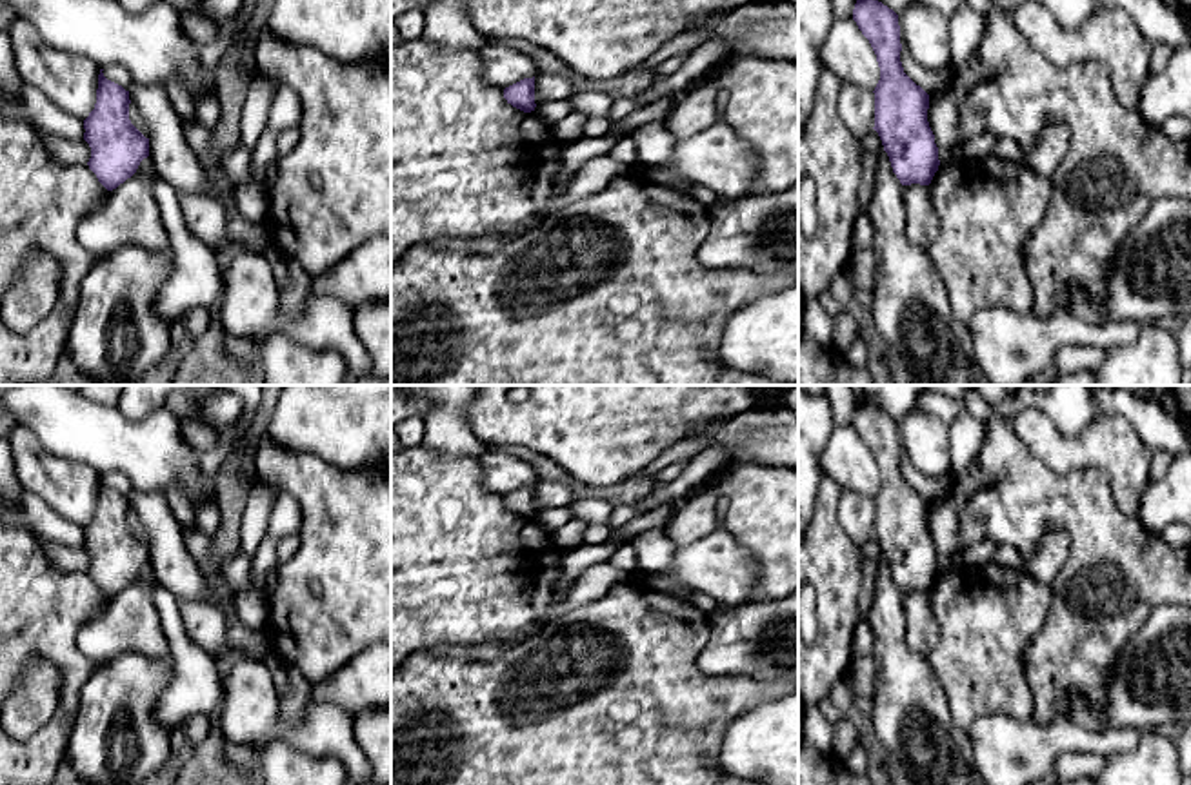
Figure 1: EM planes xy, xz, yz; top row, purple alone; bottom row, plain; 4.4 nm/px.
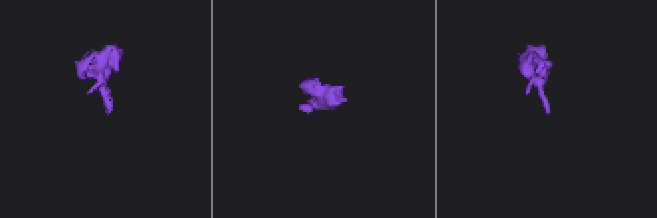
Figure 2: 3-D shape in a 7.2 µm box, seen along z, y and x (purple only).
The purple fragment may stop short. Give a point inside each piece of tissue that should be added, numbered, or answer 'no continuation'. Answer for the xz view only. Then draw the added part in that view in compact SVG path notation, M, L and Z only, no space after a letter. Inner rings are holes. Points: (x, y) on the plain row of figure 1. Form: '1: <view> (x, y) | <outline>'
no continuation

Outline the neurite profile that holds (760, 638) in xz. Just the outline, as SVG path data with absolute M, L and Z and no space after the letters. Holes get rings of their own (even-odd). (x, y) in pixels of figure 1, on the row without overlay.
M798 589L773 601L709 612L711 638L696 665L707 676L798 683Z

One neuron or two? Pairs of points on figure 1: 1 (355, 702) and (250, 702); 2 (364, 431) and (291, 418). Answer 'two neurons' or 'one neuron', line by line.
1: two neurons
2: one neuron

